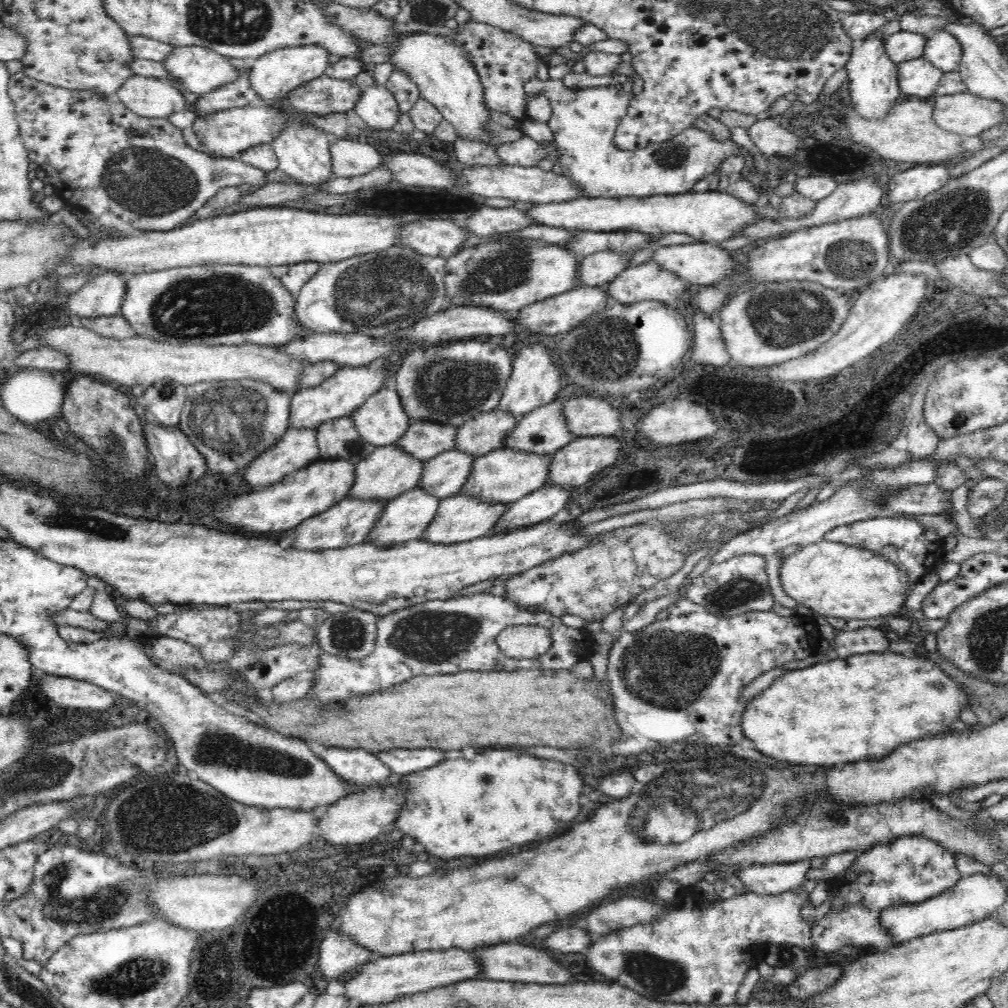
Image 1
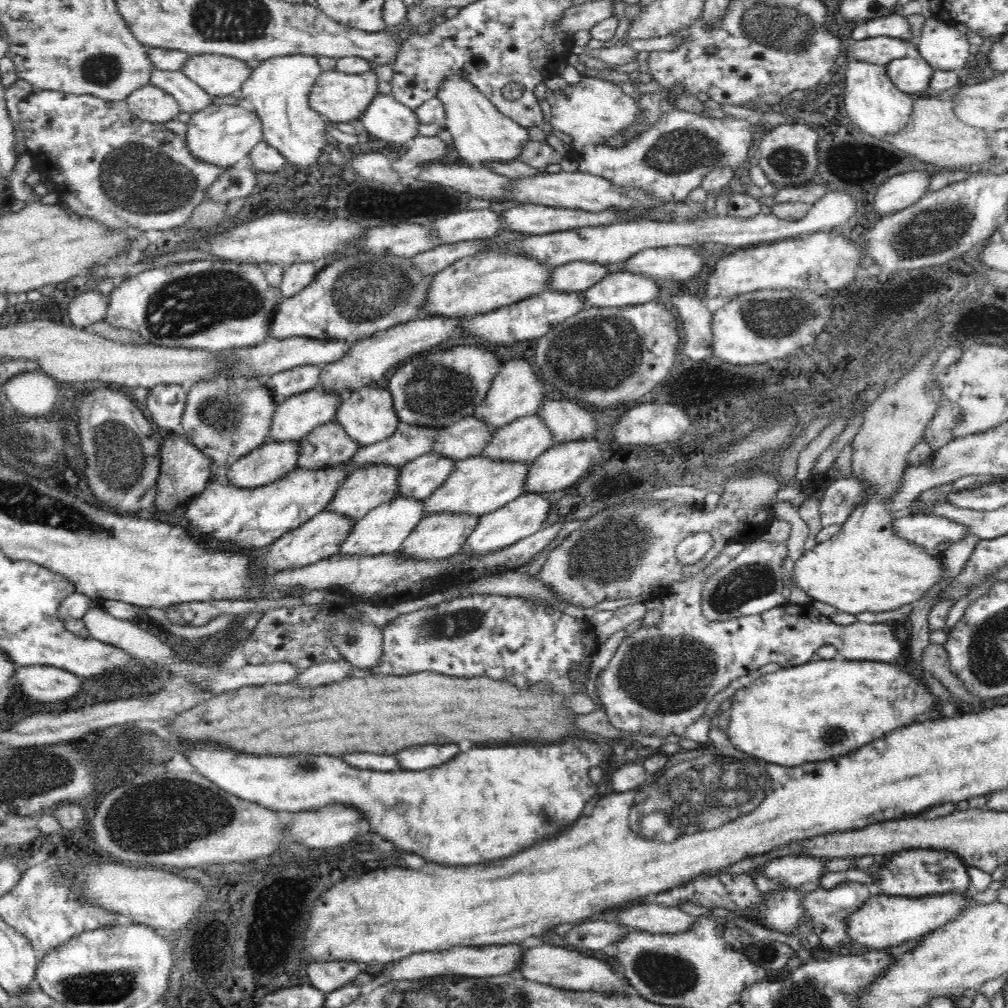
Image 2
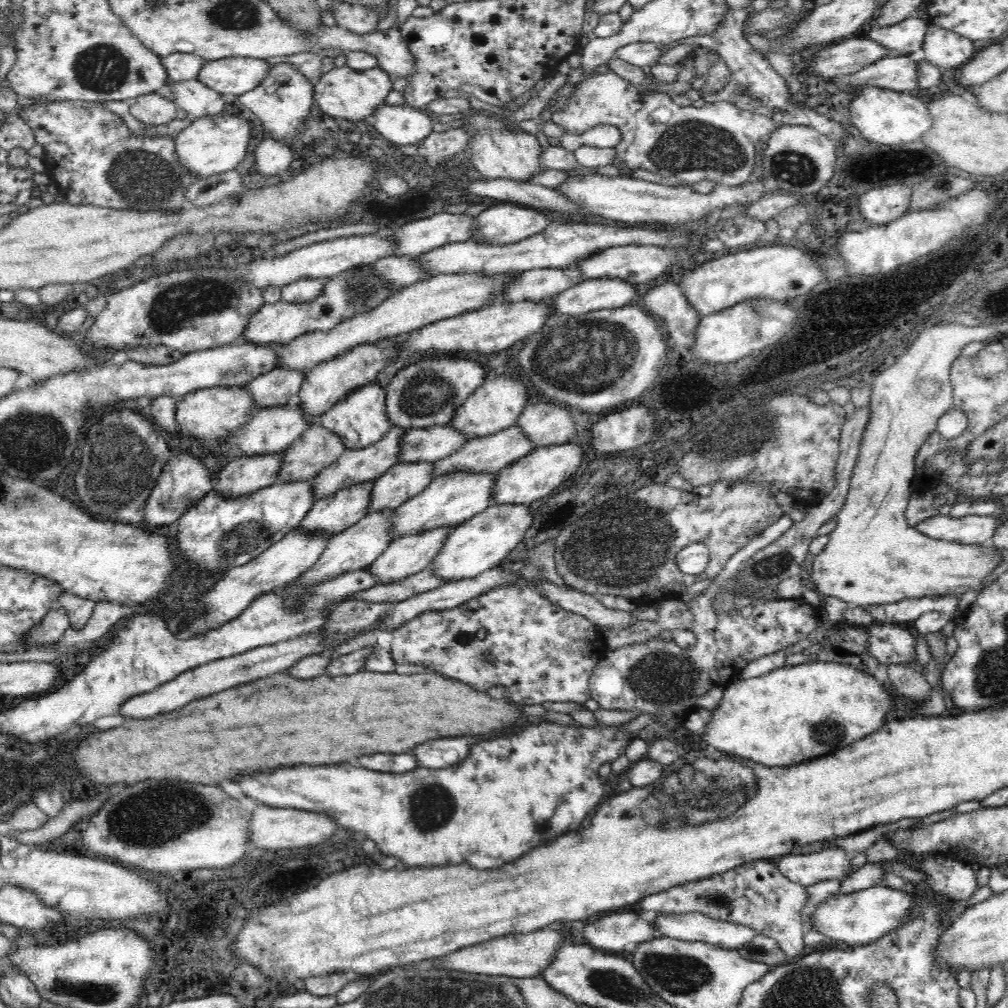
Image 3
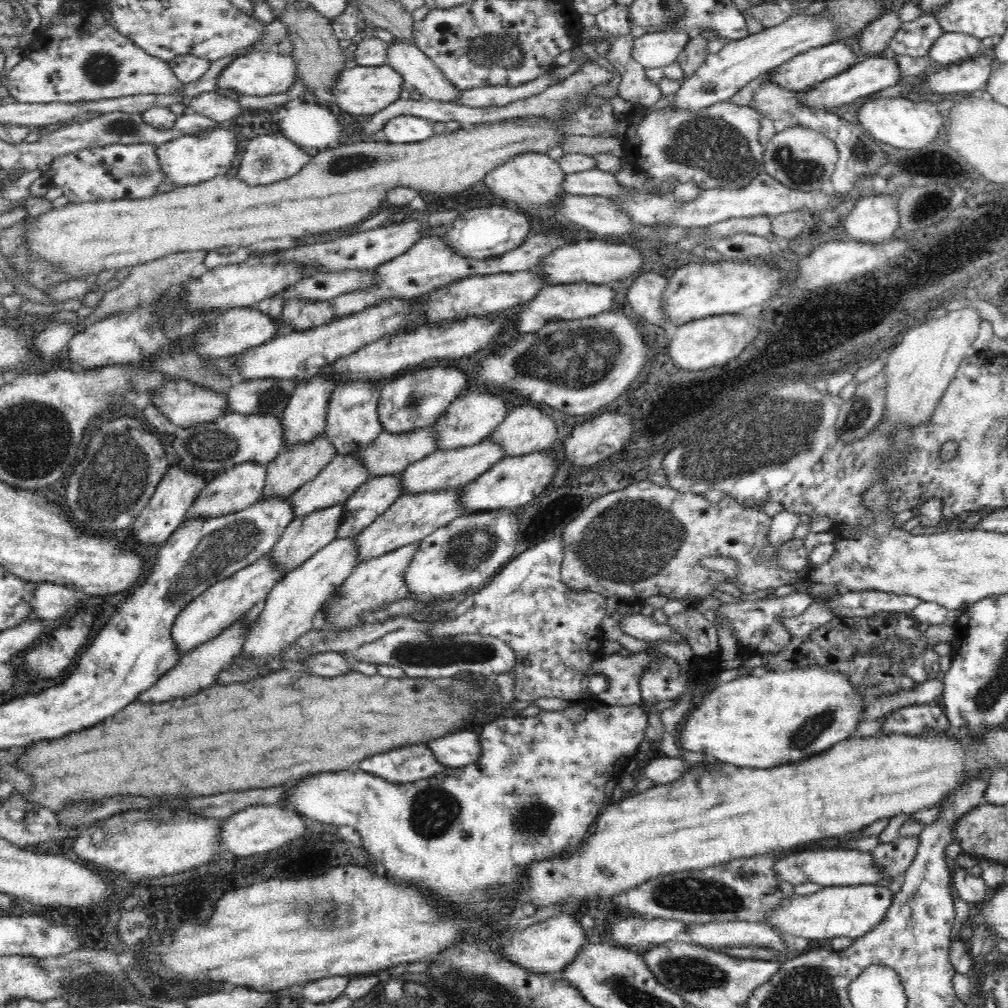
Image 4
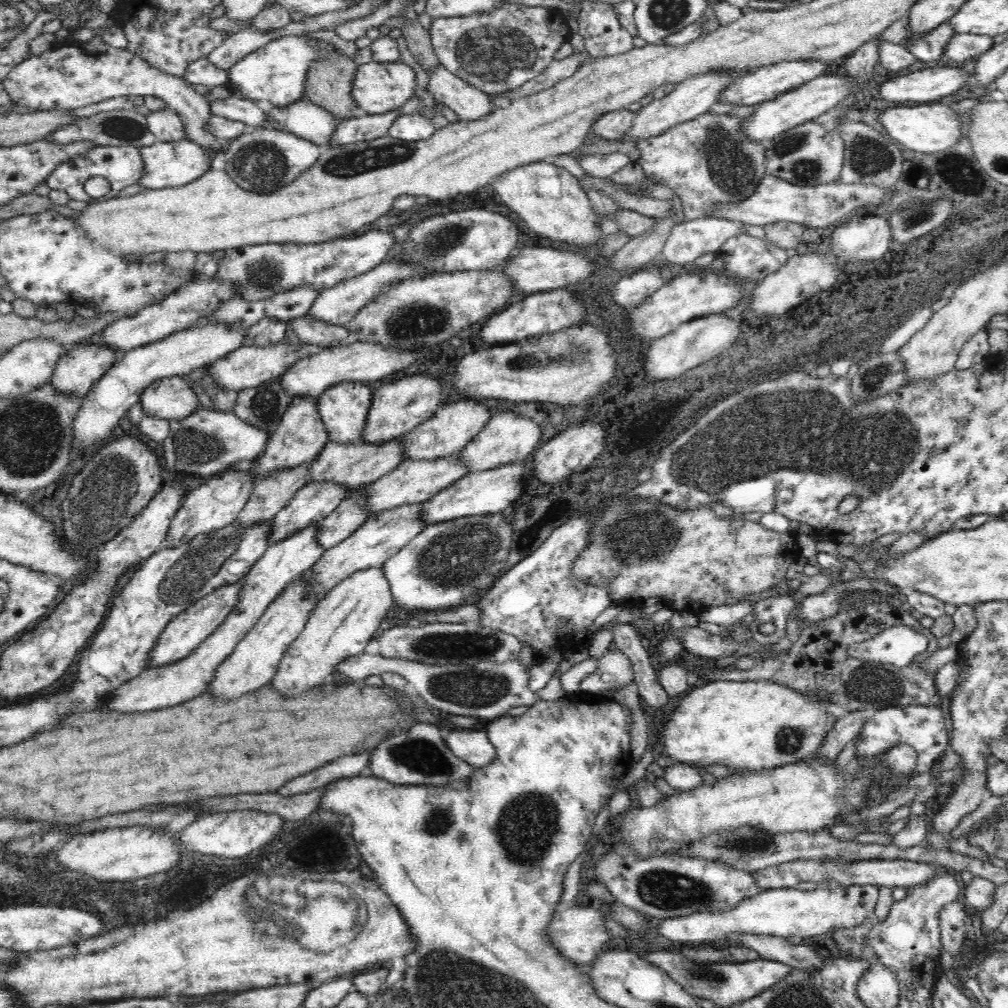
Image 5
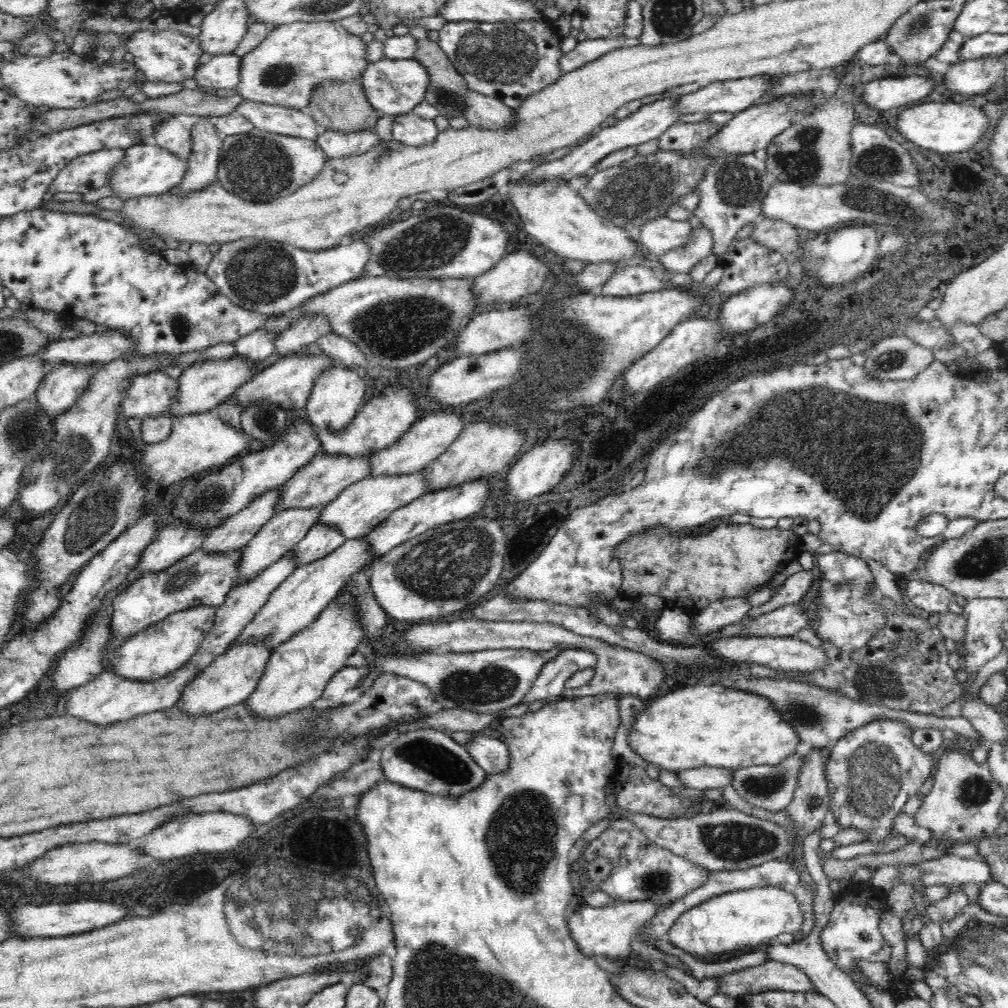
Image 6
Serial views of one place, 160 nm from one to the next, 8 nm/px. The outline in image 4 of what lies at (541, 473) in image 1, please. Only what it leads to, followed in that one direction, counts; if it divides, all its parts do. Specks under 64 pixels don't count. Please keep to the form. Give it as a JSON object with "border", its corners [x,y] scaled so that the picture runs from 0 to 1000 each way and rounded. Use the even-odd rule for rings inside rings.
{"border":[[[458,485],[401,489],[394,494],[392,500],[389,500],[383,508],[375,512],[374,516],[353,532],[353,541],[357,547],[355,560],[389,548],[392,544],[403,542],[403,540],[417,539],[434,524],[438,524],[461,511],[461,502],[456,497],[456,492],[458,492]]]}

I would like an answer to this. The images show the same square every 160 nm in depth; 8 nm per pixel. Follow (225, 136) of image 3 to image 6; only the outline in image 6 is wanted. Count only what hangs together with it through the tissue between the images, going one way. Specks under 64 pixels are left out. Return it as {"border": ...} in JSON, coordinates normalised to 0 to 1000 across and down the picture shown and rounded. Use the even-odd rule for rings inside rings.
{"border":[[[148,140],[123,148],[123,159],[111,169],[107,184],[121,199],[136,194],[160,193],[179,185],[187,167],[187,160],[173,154],[155,141]]]}

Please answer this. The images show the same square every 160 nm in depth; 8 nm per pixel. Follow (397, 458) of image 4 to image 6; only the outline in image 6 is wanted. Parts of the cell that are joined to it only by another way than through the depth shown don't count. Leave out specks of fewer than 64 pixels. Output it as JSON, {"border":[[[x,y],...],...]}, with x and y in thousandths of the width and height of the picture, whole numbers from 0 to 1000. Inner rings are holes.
{"border":[[[313,450],[293,472],[280,482],[273,508],[284,507],[286,504],[317,504],[329,498],[339,486],[349,480],[368,473],[368,454],[361,452],[326,452]]]}

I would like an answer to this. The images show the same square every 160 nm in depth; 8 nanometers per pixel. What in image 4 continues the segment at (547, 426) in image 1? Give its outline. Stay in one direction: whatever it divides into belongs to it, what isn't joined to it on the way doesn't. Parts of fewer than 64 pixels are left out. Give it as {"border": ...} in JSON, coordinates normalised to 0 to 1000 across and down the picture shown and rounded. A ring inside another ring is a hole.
{"border":[[[482,434],[475,440],[463,442],[460,444],[452,444],[448,446],[433,446],[423,455],[417,456],[415,459],[409,460],[399,472],[399,490],[409,490],[414,488],[427,488],[434,486],[458,485],[465,479],[474,475],[486,467],[496,456],[501,454],[499,442],[493,440],[490,437]]]}

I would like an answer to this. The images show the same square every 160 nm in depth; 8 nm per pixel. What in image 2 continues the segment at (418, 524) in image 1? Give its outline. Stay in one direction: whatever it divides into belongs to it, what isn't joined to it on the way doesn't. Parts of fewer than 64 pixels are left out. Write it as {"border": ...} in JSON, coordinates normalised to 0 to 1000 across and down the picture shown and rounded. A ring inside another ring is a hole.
{"border":[[[393,491],[387,498],[377,500],[367,506],[357,517],[351,520],[345,534],[337,542],[339,551],[374,551],[397,547],[407,528],[422,514],[421,497],[411,493]]]}

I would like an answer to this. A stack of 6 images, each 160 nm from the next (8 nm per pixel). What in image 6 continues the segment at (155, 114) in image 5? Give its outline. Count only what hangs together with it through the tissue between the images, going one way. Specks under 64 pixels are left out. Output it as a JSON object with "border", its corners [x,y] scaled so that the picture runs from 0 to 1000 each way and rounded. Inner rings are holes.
{"border":[[[166,115],[157,125],[152,141],[173,152],[173,154],[187,159],[190,149],[188,119],[181,116]]]}

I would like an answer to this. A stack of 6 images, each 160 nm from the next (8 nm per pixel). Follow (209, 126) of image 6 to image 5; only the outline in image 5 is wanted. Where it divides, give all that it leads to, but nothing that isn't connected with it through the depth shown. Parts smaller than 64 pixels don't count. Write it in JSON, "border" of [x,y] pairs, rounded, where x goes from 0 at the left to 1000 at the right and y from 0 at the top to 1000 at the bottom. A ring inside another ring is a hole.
{"border":[[[101,40],[59,43],[49,51],[31,56],[14,65],[3,79],[3,84],[12,101],[30,110],[71,111],[73,108],[119,95],[152,95],[161,98],[166,108],[177,113],[182,121],[185,137],[200,144],[206,150],[208,160],[224,145],[224,142],[203,128],[206,118],[211,114],[208,103],[202,94],[188,86],[187,80],[165,73],[126,48],[111,48]]]}

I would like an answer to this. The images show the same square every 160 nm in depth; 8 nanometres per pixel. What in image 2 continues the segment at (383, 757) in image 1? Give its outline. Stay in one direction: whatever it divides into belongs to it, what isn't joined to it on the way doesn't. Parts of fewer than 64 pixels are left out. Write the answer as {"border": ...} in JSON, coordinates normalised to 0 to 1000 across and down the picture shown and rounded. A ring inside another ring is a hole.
{"border":[[[419,738],[419,740],[397,744],[391,750],[397,756],[399,764],[423,764],[423,762],[435,760],[435,758],[450,752],[454,746],[456,746],[456,742],[452,738],[442,738],[442,740]]]}

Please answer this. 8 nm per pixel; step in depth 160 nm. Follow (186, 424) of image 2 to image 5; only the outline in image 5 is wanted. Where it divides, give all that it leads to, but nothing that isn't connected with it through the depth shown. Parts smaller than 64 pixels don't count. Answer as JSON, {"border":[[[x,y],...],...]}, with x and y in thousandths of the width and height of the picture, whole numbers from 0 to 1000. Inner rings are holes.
{"border":[[[180,373],[155,376],[143,386],[139,400],[143,411],[165,417],[183,417],[198,404],[194,389]]]}

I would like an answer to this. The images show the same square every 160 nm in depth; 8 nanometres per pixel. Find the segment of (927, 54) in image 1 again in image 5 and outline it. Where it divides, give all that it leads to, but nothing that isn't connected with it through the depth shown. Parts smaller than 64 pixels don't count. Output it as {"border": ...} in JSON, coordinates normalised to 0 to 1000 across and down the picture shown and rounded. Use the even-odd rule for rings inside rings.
{"border":[[[948,33],[944,36],[942,44],[938,46],[937,56],[940,56],[950,63],[958,62],[983,49],[986,44],[986,38],[979,35]]]}

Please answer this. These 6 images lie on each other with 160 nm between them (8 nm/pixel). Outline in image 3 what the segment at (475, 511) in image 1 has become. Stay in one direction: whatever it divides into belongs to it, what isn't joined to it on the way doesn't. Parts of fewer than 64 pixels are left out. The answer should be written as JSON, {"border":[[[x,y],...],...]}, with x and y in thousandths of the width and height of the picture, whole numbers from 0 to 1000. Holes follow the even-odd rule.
{"border":[[[448,521],[445,523],[436,522],[435,524],[391,535],[387,542],[366,561],[370,573],[373,573],[376,579],[389,579],[389,577],[397,577],[397,575],[427,563],[427,560],[433,554],[433,550],[442,540],[442,534],[448,530],[450,523]]]}

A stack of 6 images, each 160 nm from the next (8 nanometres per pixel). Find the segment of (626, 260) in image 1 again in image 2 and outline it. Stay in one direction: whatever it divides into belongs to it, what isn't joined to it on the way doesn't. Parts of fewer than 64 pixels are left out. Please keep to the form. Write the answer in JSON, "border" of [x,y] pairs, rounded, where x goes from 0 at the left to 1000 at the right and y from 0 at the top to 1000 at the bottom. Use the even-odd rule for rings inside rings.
{"border":[[[569,259],[548,267],[546,287],[558,290],[579,290],[593,282],[604,271],[602,263]]]}

